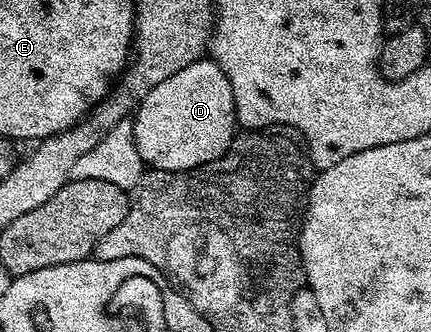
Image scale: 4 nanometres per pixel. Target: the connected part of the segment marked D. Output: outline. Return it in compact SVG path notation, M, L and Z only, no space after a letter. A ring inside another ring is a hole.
M198 59L190 66L185 66L183 70L178 70L178 74L170 74L166 82L154 86L154 90L150 90L150 94L146 94L146 98L136 107L130 126L134 130L136 153L144 159L149 169L181 172L214 162L224 155L238 132L234 94L230 82L226 74L222 74L215 60Z

